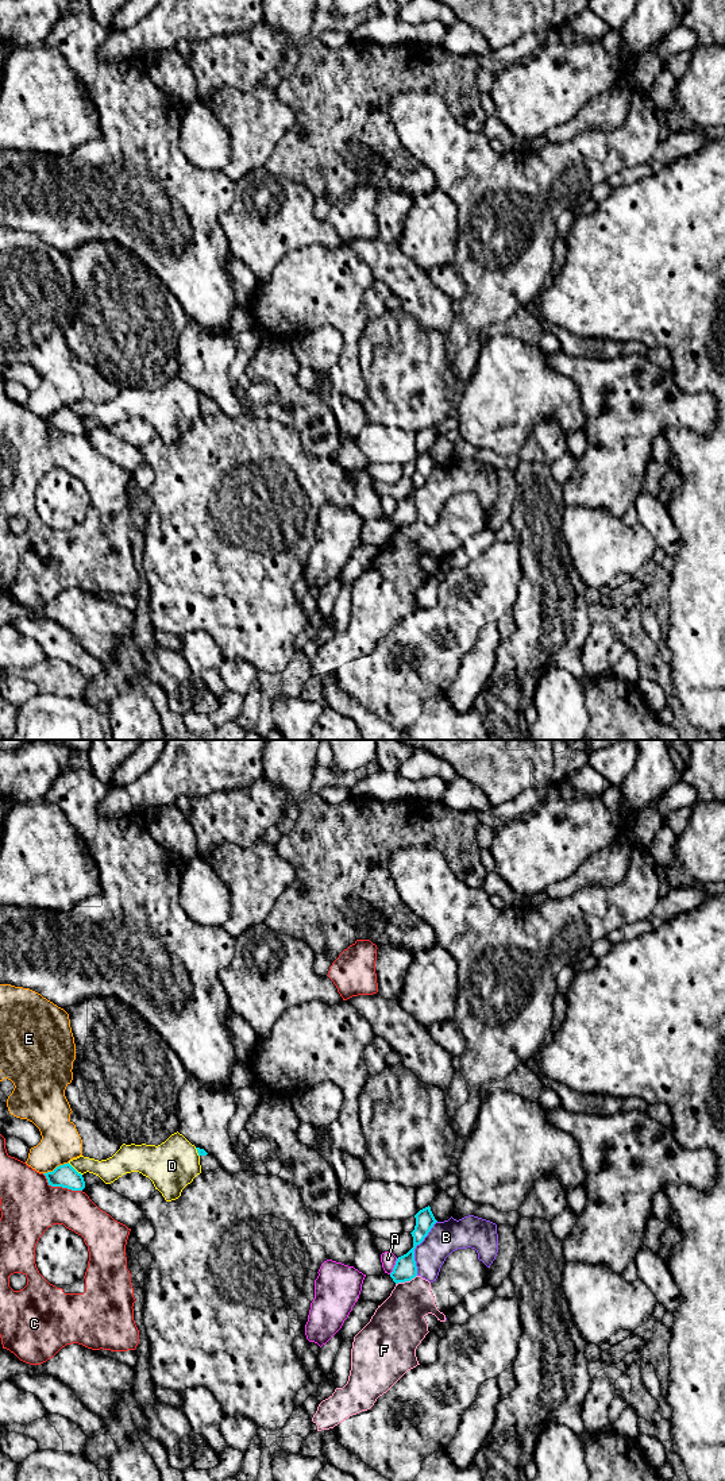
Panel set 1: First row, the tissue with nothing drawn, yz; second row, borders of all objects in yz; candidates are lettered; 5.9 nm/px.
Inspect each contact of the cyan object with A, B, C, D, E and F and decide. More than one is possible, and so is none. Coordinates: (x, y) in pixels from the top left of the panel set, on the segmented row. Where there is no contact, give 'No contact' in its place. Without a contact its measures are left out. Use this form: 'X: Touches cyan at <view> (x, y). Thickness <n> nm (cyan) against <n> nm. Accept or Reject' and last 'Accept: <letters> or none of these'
A: Touches cyan at yz (394, 1267). Thickness 140 nm (cyan) against 90 nm. Reject
B: Touches cyan at yz (415, 1248). Thickness 140 nm (cyan) against 190 nm. Reject
C: Touches cyan at yz (61, 1186). Thickness 140 nm (cyan) against 340 nm. Reject
D: Touches cyan at yz (73, 1168). Thickness 140 nm (cyan) against 140 nm. Reject
E: Touches cyan at yz (57, 1167). Thickness 140 nm (cyan) against 240 nm. Reject
F: Touches cyan at yz (405, 1280). Thickness 140 nm (cyan) against 300 nm. Reject
Accept: none of these

